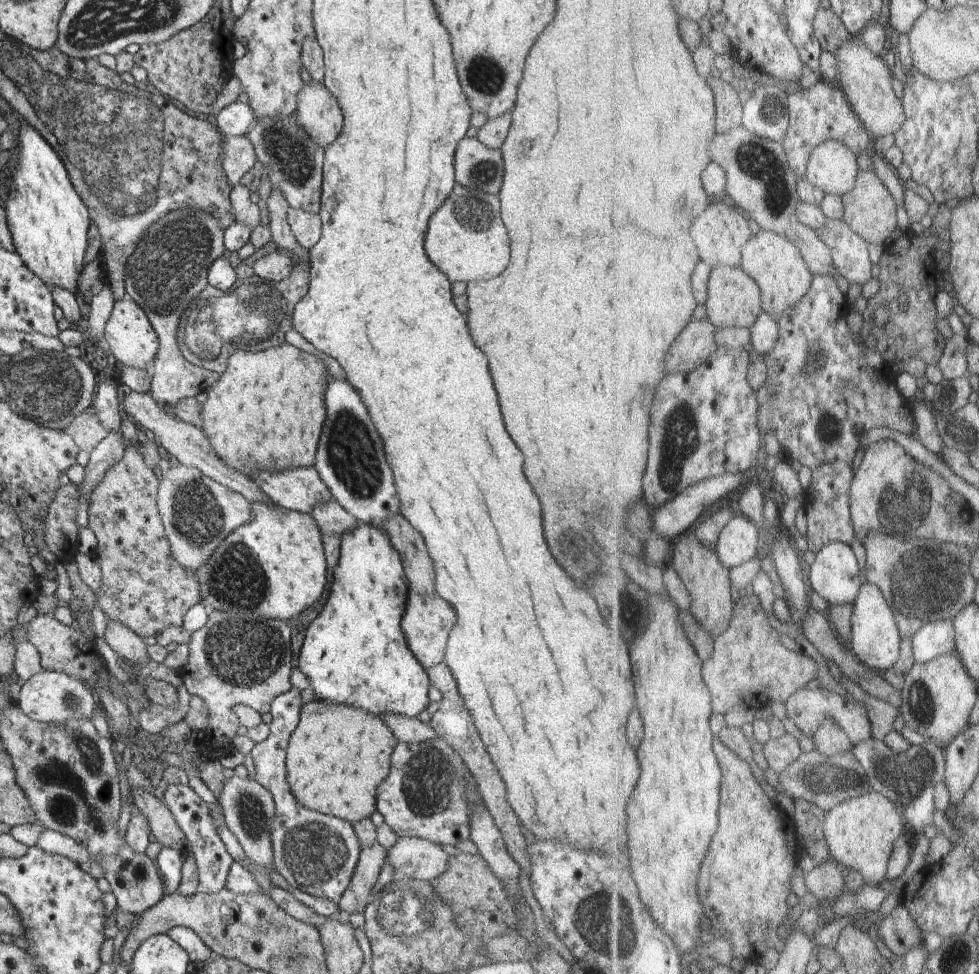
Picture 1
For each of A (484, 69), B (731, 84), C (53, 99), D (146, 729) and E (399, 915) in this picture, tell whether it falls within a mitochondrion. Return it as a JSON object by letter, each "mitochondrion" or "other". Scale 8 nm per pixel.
{"A":"mitochondrion","B":"other","C":"mitochondrion","D":"other","E":"mitochondrion"}

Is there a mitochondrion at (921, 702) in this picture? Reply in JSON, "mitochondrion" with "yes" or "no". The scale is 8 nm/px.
{"mitochondrion":"yes"}

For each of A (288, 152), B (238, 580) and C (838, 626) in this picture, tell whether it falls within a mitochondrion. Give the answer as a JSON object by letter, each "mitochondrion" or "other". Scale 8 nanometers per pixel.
{"A":"mitochondrion","B":"mitochondrion","C":"other"}

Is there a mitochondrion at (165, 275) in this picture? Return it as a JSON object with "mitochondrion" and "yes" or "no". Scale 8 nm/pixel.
{"mitochondrion":"yes"}

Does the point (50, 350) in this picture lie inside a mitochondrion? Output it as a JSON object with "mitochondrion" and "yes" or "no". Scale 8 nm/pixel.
{"mitochondrion":"yes"}

